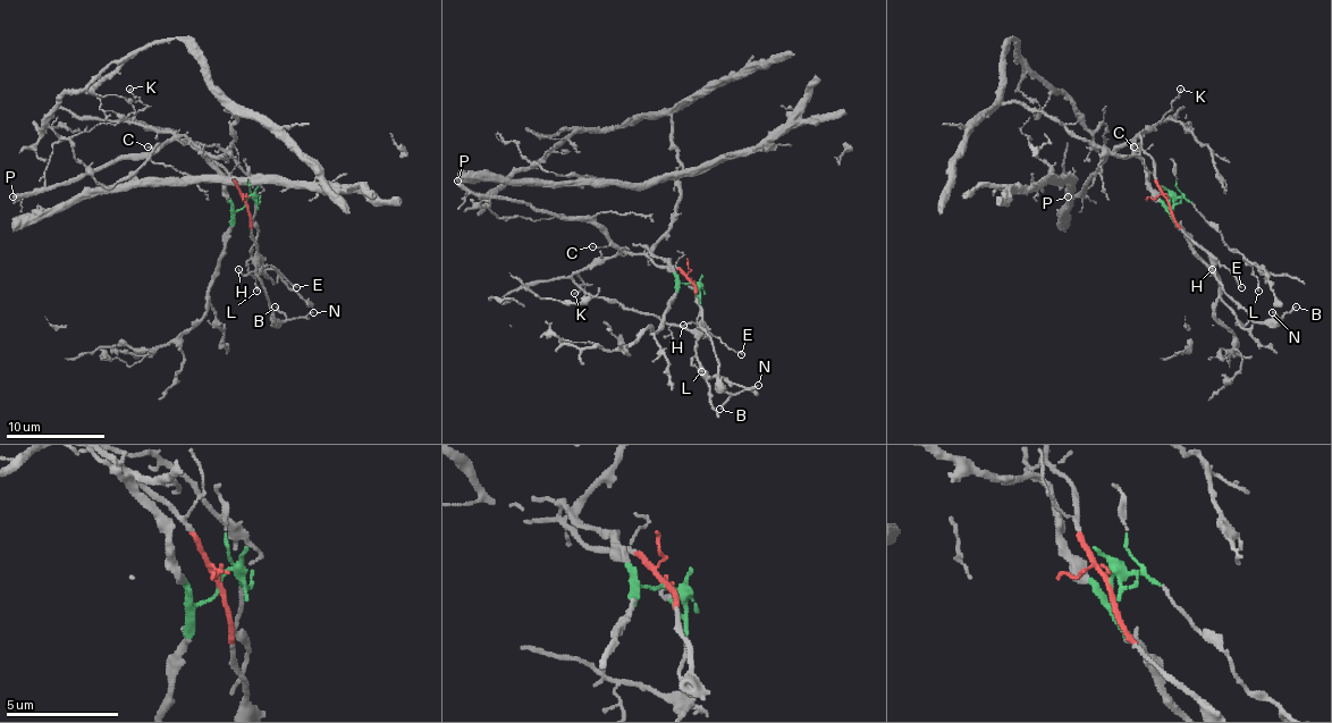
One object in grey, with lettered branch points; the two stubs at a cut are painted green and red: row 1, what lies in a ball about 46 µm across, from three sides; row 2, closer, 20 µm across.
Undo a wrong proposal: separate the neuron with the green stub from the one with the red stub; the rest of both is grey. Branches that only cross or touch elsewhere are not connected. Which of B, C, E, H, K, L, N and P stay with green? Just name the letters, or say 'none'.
L

